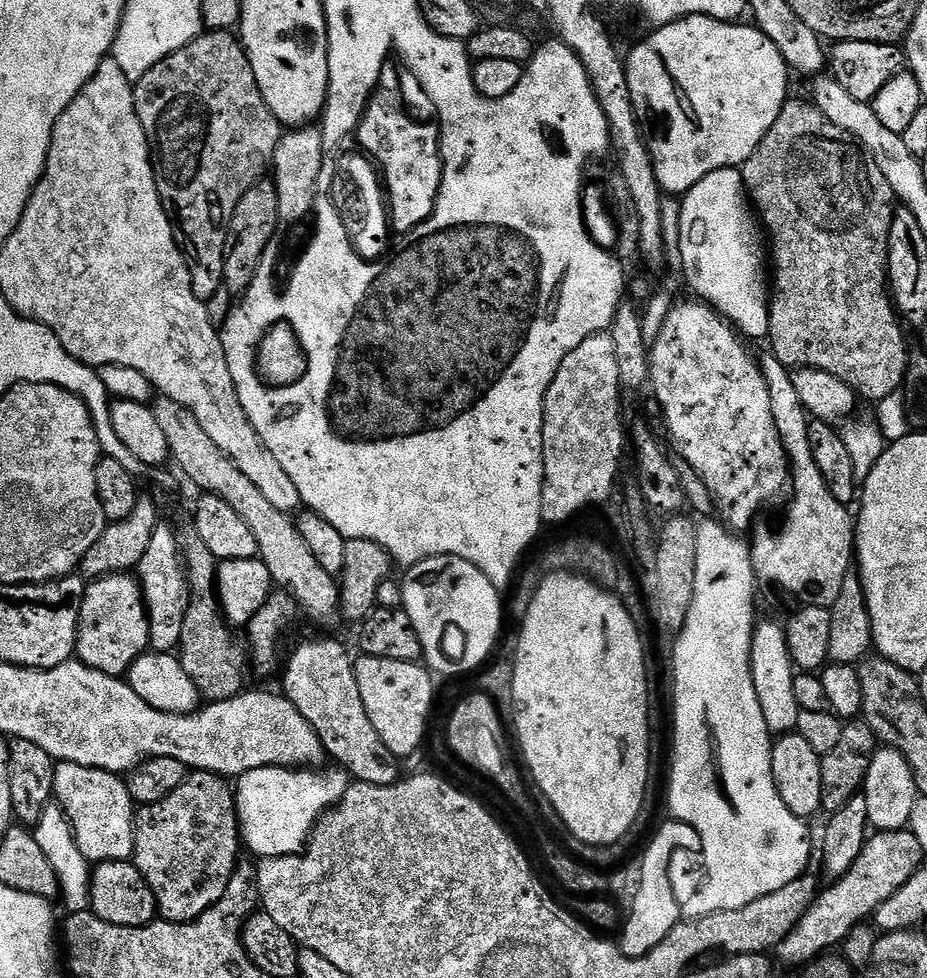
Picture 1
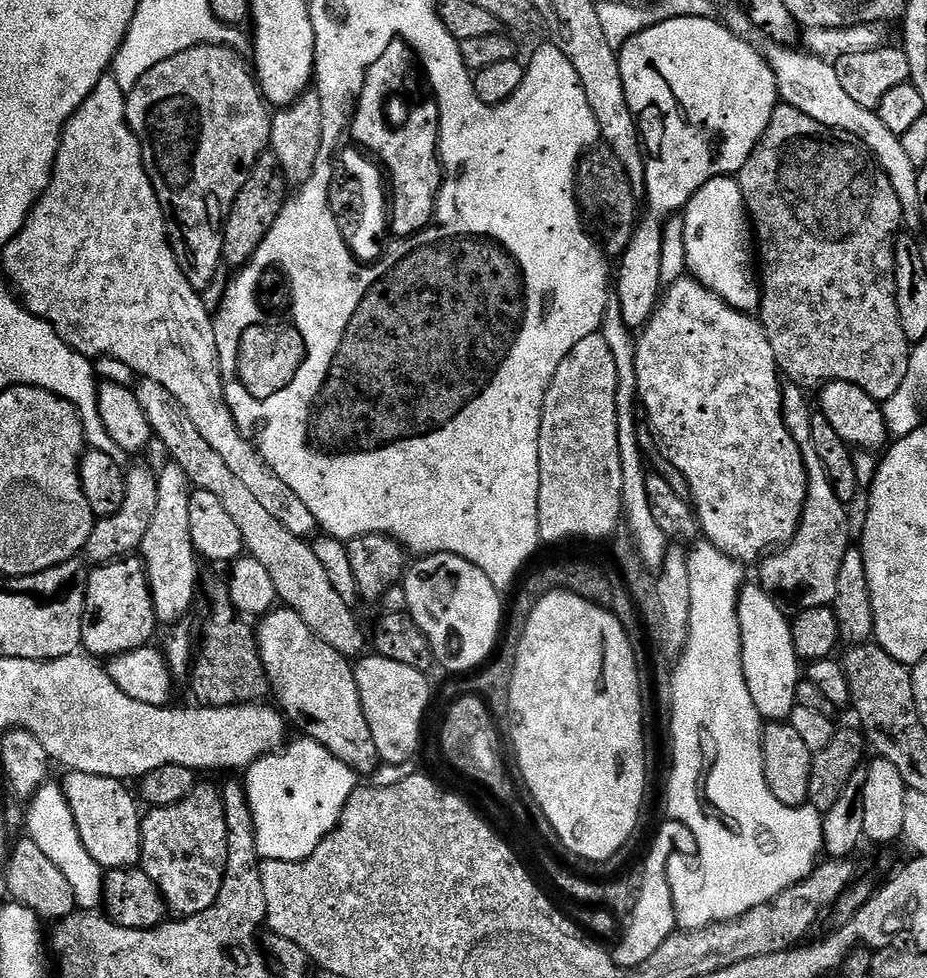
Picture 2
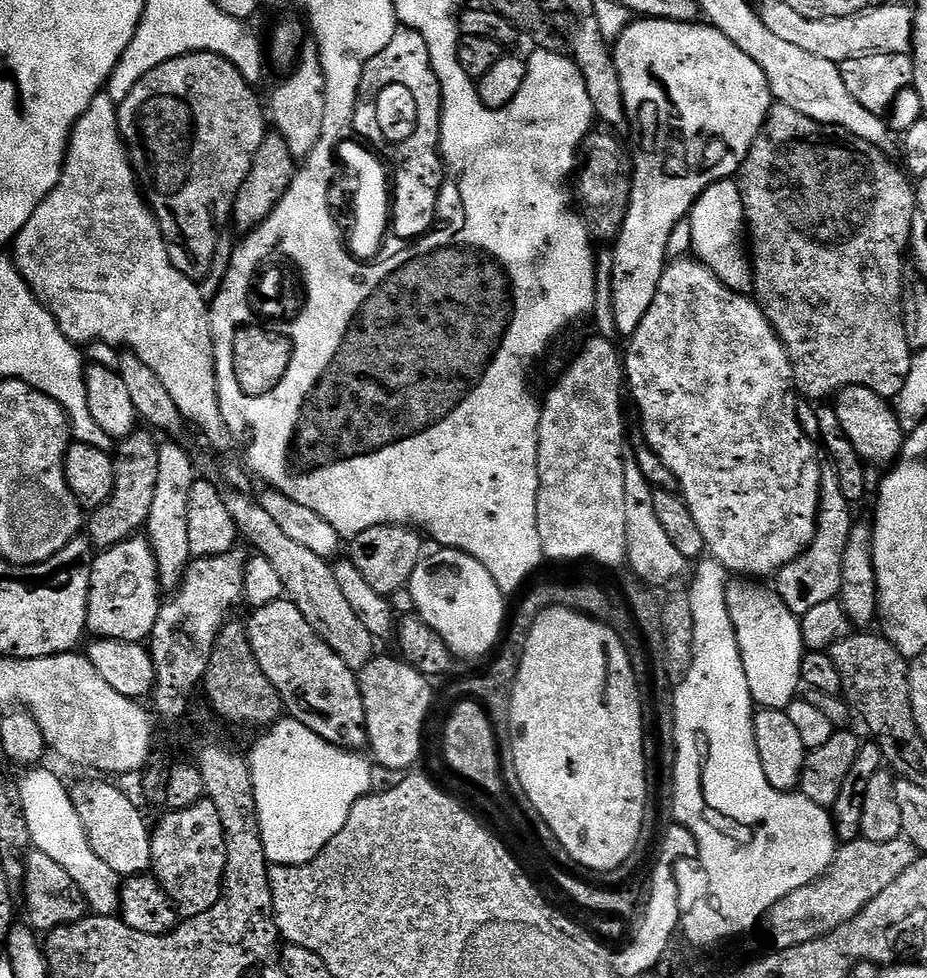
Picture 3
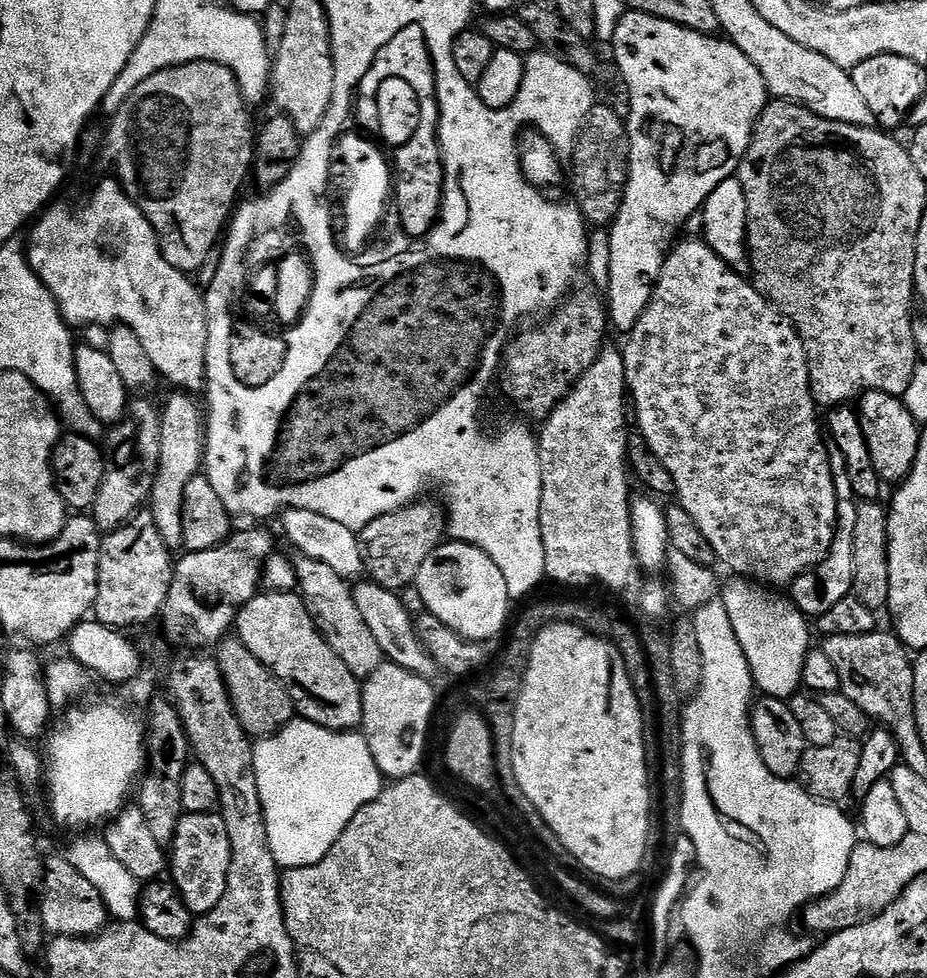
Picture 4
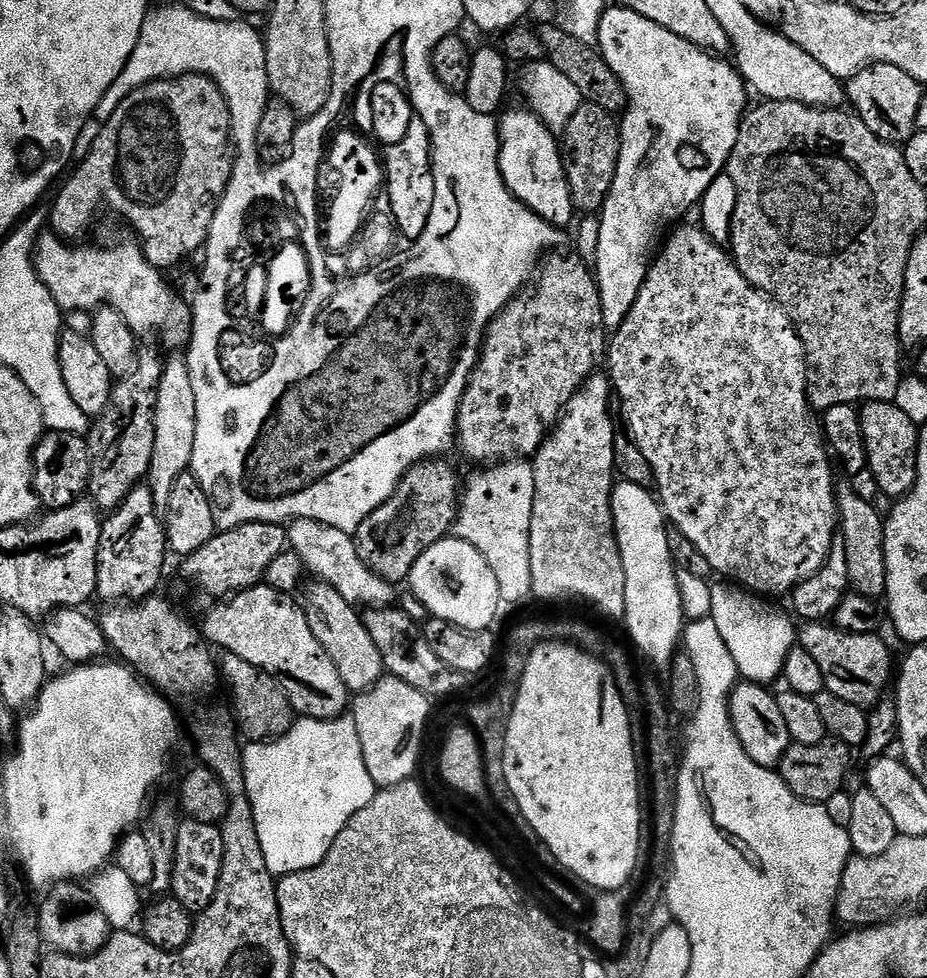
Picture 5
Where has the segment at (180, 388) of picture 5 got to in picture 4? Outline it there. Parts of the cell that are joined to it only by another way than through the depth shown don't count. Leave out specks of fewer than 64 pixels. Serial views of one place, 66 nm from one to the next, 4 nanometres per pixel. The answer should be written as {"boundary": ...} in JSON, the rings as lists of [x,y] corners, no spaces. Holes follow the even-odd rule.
{"boundary":[[[172,394],[162,404],[160,417],[160,441],[162,454],[158,458],[158,474],[152,487],[150,511],[164,542],[168,546],[179,545],[182,541],[182,502],[186,494],[186,485],[201,471],[204,458],[202,435],[202,410],[192,398],[184,394]]]}

